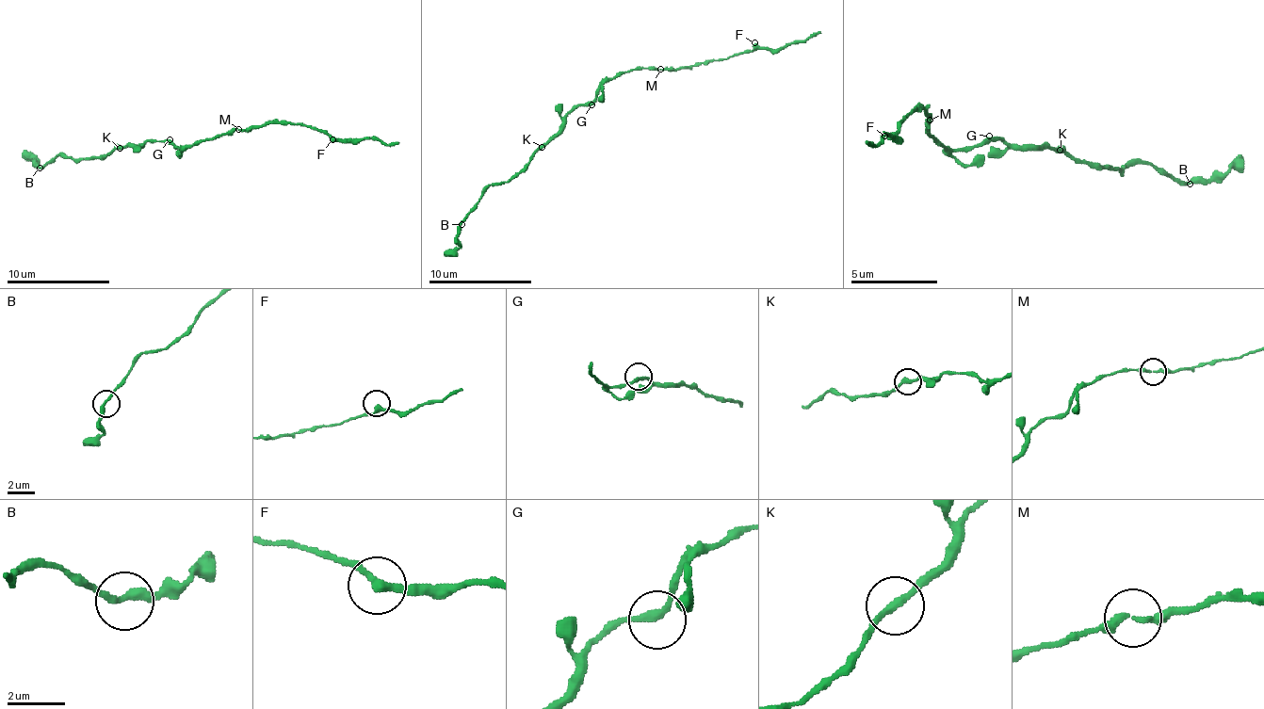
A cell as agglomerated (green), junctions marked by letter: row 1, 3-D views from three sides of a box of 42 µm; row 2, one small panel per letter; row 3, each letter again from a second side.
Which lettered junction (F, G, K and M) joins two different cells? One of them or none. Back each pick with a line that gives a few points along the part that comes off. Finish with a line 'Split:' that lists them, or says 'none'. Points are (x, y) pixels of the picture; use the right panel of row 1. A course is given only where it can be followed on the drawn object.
Split: none

